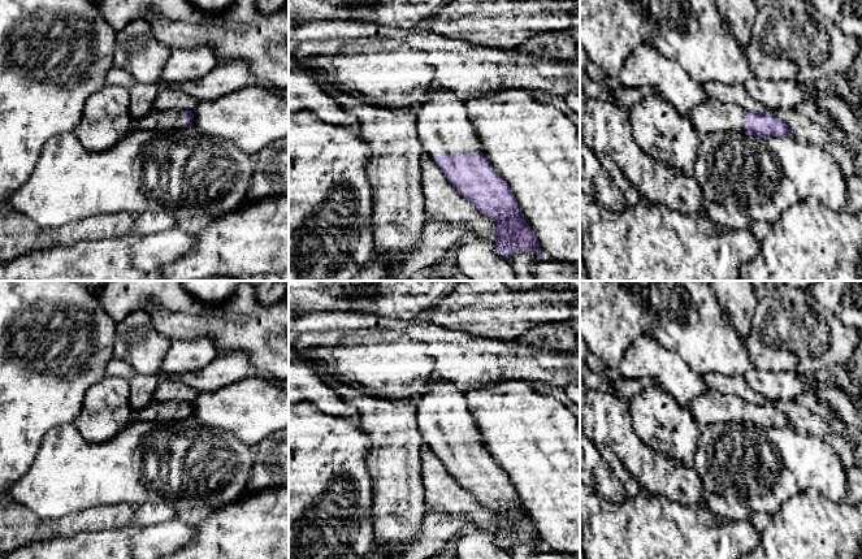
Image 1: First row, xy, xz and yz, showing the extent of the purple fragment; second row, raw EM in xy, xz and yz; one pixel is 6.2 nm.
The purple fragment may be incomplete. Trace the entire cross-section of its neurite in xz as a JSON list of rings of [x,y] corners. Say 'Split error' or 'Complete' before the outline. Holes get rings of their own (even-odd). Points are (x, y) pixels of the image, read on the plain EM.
Split error. [[[449,381],[430,385],[416,404],[416,422],[425,447],[433,448],[456,482],[497,515],[494,530],[497,545],[511,550],[515,545],[534,543],[537,551],[543,550],[538,529],[523,507],[510,476],[482,445],[482,437],[469,412],[465,393]]]

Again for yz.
Split error. [[[707,391],[694,398],[685,408],[702,428],[732,421],[746,421],[757,429],[790,428],[788,416],[771,403],[744,403],[738,396]]]

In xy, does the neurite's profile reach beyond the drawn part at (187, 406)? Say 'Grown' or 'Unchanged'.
Grown

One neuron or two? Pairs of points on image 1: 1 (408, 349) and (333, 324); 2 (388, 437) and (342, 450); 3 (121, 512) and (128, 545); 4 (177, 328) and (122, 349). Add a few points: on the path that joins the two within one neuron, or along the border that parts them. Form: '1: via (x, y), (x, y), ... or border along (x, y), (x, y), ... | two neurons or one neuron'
1: via (390, 349), (372, 349), (356, 333), (351, 332) | one neuron
2: border along (359, 425), (369, 438), (367, 454), (369, 473) | two neurons
3: border along (133, 523), (125, 527), (94, 532) | two neurons
4: border along (142, 310), (148, 315), (152, 326), (170, 341) | two neurons

